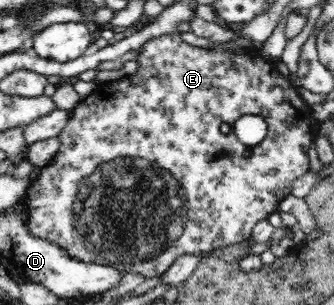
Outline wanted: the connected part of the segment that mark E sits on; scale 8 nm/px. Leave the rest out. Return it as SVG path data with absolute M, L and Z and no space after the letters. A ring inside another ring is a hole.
M176 32L172 35L161 35L157 38L152 38L150 41L147 41L140 49L139 54L137 55L137 60L139 63L138 69L127 77L119 78L118 80L112 80L110 82L100 83L97 88L83 99L76 107L71 110L71 116L68 120L68 123L64 126L62 133L58 135L58 140L60 142L60 148L52 160L42 167L40 174L32 177L31 186L28 188L26 195L26 214L27 214L27 228L32 236L36 238L42 238L52 244L56 244L62 252L66 252L68 256L76 258L86 263L95 263L98 265L105 265L106 267L111 267L119 272L124 273L138 273L143 275L144 279L152 279L153 277L158 277L158 275L164 273L178 257L182 255L196 255L204 254L218 247L222 247L227 244L238 243L244 241L244 239L249 239L252 236L252 231L254 227L264 219L268 220L268 217L272 213L277 212L277 205L281 200L284 200L289 194L291 194L292 183L305 175L310 169L311 165L309 164L309 146L311 145L310 141L315 139L318 136L318 125L316 119L312 116L311 106L309 106L304 99L296 92L297 88L291 83L289 78L282 76L282 73L276 68L276 66L266 61L261 55L257 55L255 52L234 52L230 49L206 49L195 46L190 46L186 42L182 41L180 38L180 33ZM243 115L260 115L263 117L266 122L266 137L258 143L258 146L244 146L242 142L238 139L238 136L234 132L234 122L237 119L240 119Z

